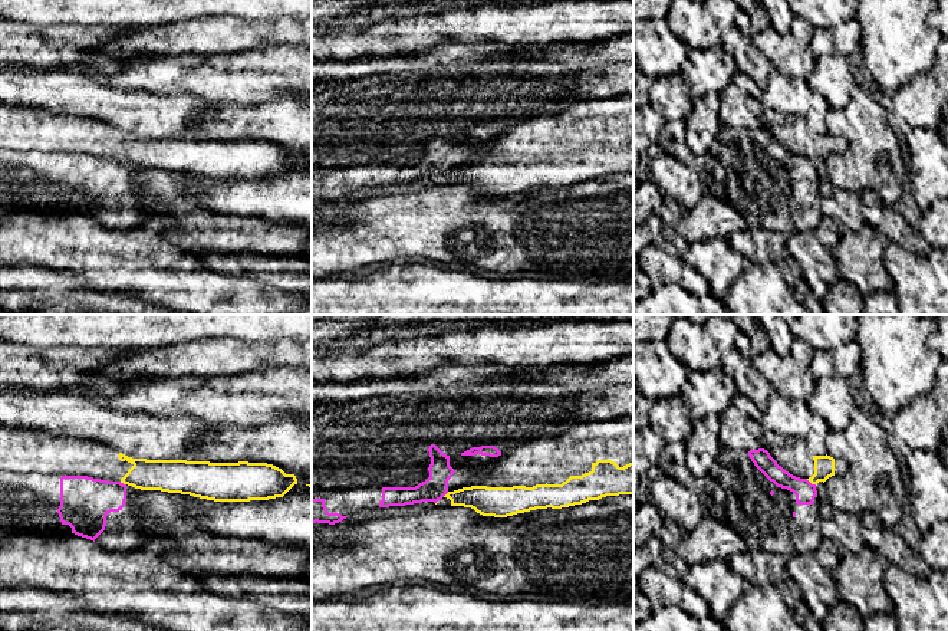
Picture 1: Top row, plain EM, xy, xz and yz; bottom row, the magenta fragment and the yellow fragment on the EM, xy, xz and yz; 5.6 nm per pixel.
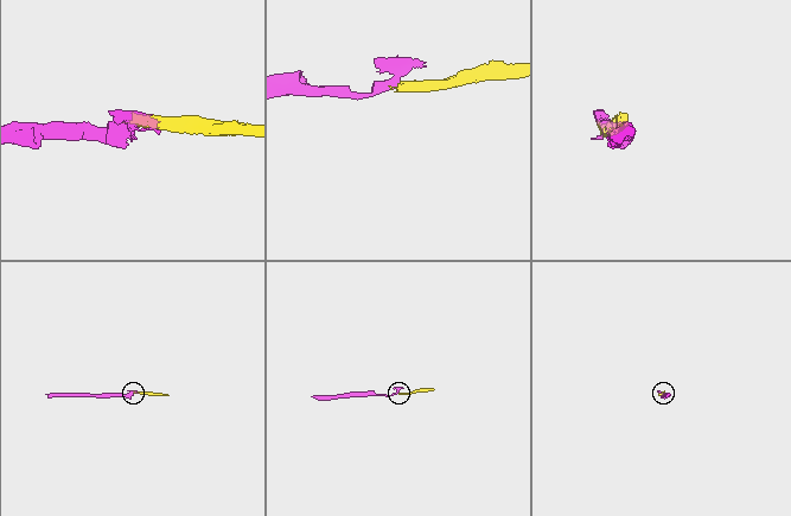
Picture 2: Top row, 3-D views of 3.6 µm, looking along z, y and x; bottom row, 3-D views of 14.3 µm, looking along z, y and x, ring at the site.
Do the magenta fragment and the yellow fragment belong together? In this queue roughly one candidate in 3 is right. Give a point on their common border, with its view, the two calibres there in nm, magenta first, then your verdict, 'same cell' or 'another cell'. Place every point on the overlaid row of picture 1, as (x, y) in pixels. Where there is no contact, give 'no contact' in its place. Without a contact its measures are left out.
yz (809, 482) | 120/110 nm | another cell

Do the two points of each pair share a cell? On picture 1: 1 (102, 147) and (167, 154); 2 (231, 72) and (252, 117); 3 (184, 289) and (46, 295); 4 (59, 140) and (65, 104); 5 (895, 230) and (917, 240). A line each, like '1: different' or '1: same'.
1: same
2: different
3: different
4: different
5: same

